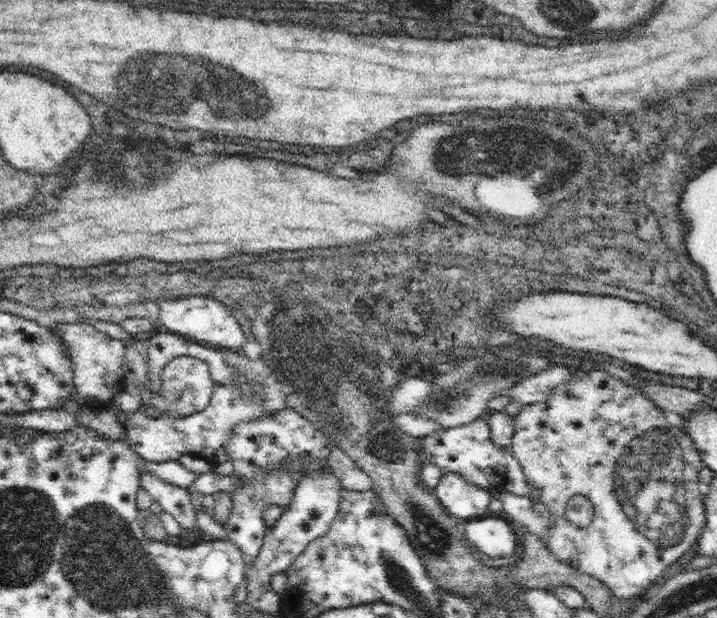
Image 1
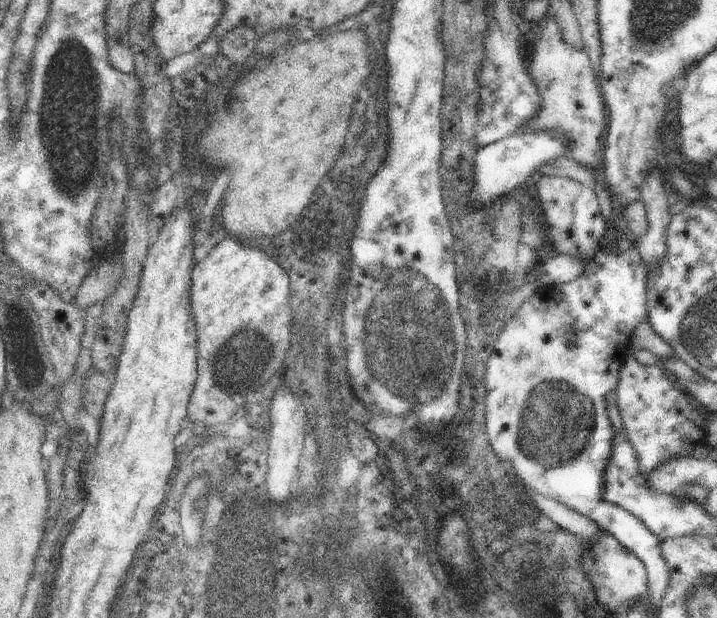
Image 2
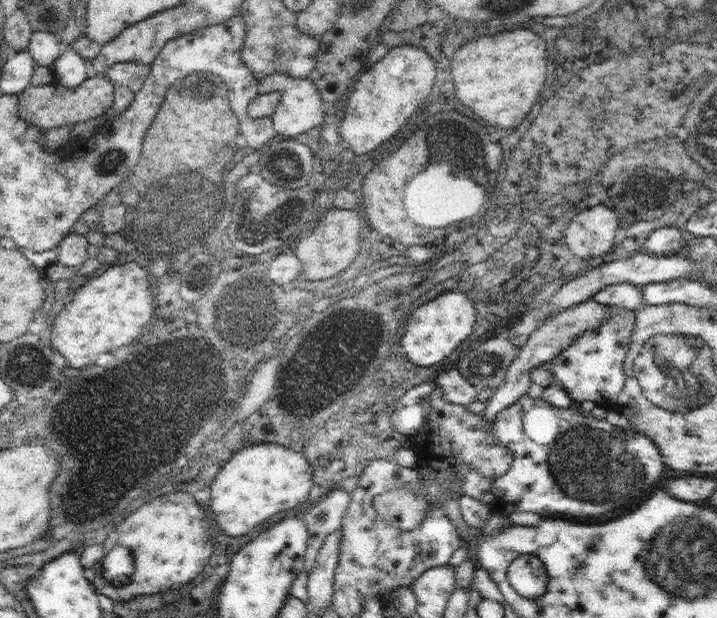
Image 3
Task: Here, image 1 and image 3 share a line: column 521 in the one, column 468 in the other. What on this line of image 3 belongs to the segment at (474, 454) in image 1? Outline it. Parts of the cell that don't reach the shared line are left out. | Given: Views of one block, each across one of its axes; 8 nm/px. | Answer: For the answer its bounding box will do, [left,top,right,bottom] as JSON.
[460,391,666,518]

